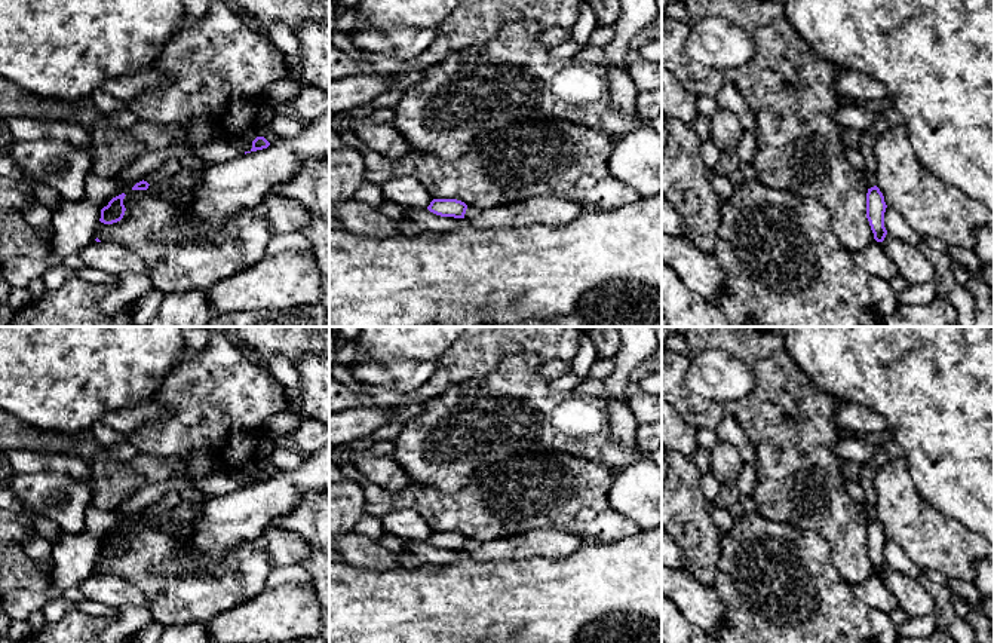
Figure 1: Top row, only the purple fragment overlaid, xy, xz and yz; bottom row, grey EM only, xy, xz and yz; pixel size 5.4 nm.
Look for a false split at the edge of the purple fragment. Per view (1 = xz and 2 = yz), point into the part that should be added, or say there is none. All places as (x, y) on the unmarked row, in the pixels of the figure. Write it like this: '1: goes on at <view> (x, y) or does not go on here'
1: does not go on here
2: does not go on here

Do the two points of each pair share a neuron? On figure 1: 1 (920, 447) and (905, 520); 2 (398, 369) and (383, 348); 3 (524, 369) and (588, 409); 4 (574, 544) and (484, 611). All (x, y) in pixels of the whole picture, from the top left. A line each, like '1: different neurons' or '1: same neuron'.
1: different neurons
2: different neurons
3: same neuron
4: different neurons

